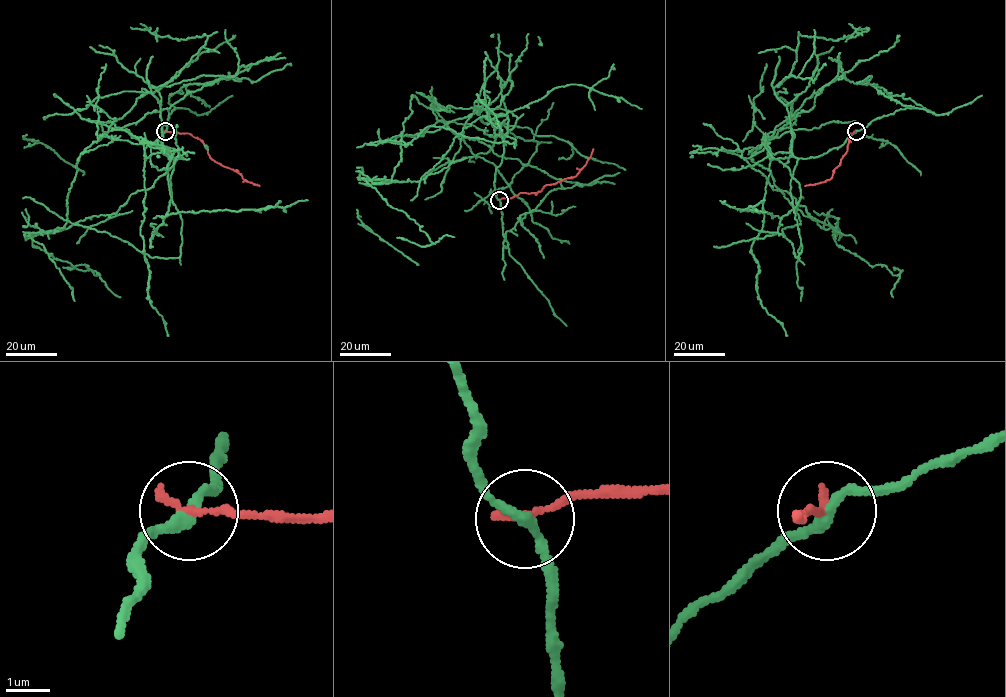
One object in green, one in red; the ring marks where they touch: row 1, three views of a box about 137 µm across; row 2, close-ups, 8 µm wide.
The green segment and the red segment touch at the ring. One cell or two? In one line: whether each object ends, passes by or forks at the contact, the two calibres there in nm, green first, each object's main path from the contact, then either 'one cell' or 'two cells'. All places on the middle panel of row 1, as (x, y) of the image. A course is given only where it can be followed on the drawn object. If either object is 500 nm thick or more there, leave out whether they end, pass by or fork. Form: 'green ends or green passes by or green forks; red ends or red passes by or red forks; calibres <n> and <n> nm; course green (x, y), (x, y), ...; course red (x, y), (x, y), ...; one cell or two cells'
green passes by; red ends; calibres 240 and 200 nm; course green (499, 200), (507, 116), (434, 110), (412, 95), (391, 182), (364, 179), (433, 243), (396, 237); course red (499, 200), (520, 193), (537, 193), (545, 185), (576, 176), (593, 149); two cells

